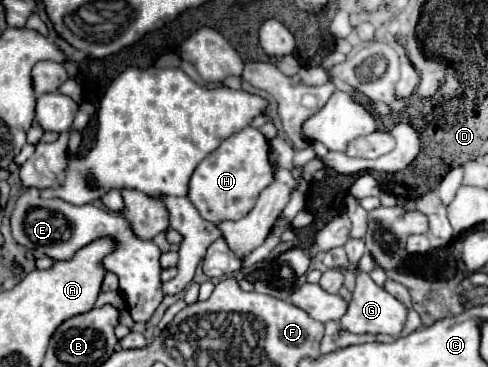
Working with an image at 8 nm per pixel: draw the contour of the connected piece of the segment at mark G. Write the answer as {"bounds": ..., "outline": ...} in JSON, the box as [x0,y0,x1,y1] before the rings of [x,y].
{"bounds":[340,274,408,336],"outline":[[[356,274],[356,288],[348,306],[348,312],[340,320],[340,326],[348,332],[356,334],[390,334],[390,336],[400,336],[400,332],[406,326],[408,318],[408,308],[404,302],[400,302],[396,296],[388,294],[384,288],[380,288],[368,274]]]}

